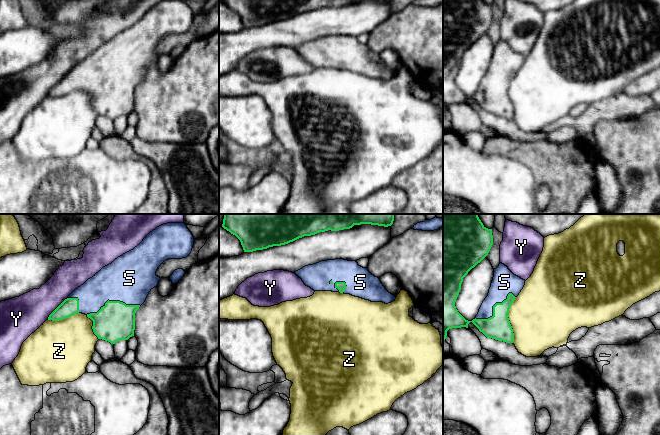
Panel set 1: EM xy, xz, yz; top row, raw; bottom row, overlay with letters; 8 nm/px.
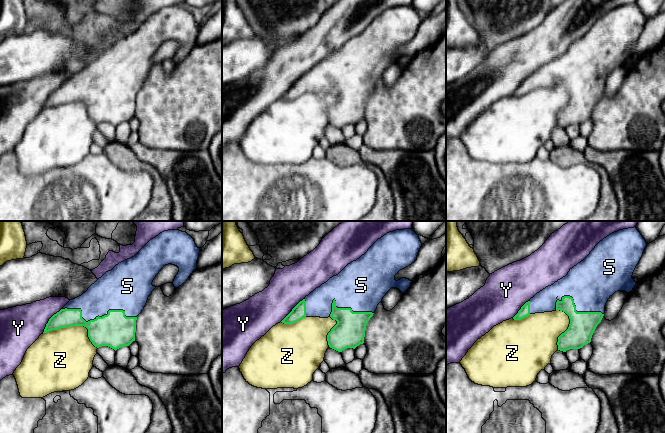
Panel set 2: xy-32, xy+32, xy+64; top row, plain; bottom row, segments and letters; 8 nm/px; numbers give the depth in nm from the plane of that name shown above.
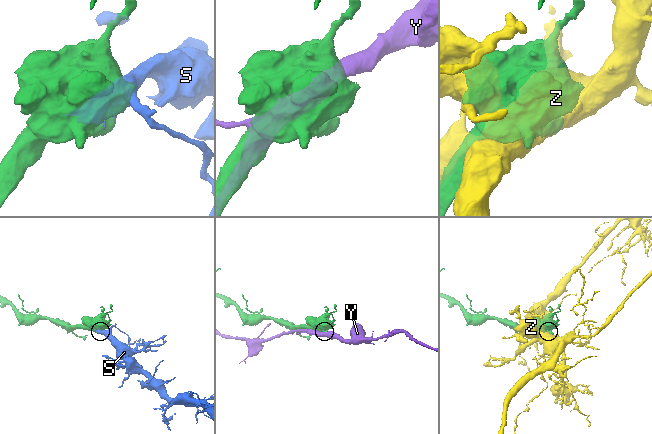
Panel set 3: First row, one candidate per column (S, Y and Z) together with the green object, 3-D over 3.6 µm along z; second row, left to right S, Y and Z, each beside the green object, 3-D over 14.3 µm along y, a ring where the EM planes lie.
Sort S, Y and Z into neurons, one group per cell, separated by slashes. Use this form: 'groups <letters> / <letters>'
groups S / Y / Z

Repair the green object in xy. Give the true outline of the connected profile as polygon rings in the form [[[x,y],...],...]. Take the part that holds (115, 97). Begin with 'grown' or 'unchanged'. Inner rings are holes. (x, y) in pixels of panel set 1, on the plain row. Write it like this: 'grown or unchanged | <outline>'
grown | [[[163,0],[150,8],[133,26],[115,35],[103,43],[92,54],[75,65],[48,93],[48,96],[59,97],[75,90],[82,89],[93,97],[93,108],[98,113],[115,120],[120,116],[128,116],[134,112],[135,89],[145,78],[149,68],[158,62],[161,55],[156,51],[158,43],[167,35],[186,34],[192,27],[194,13],[185,0]]]

